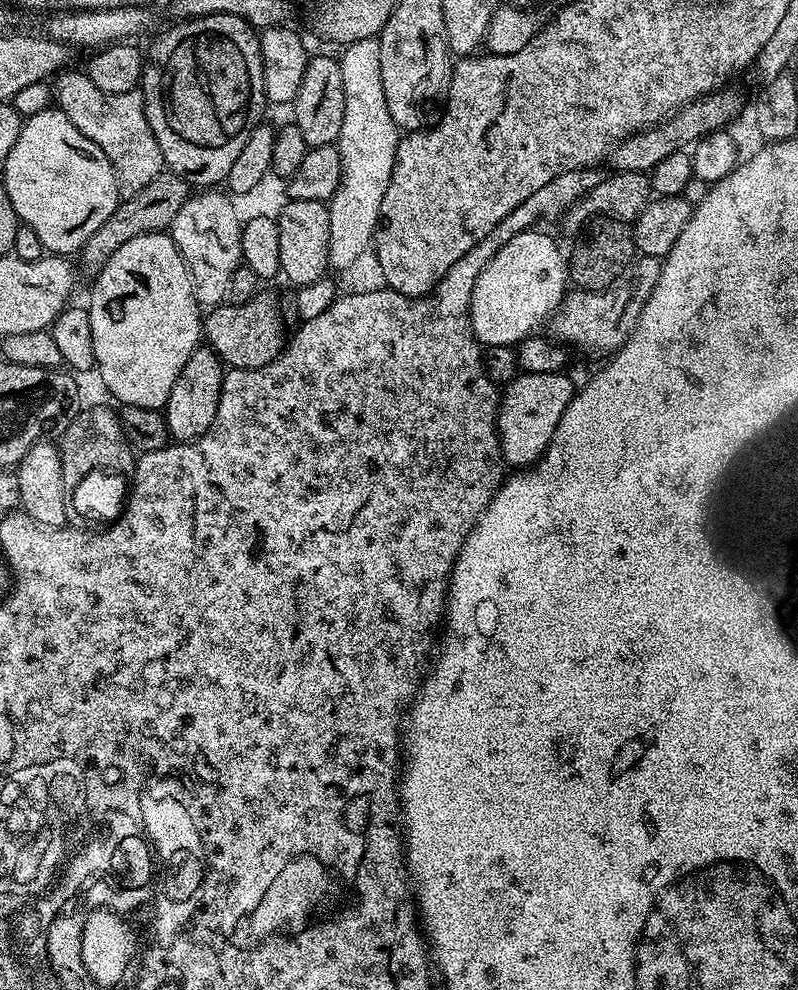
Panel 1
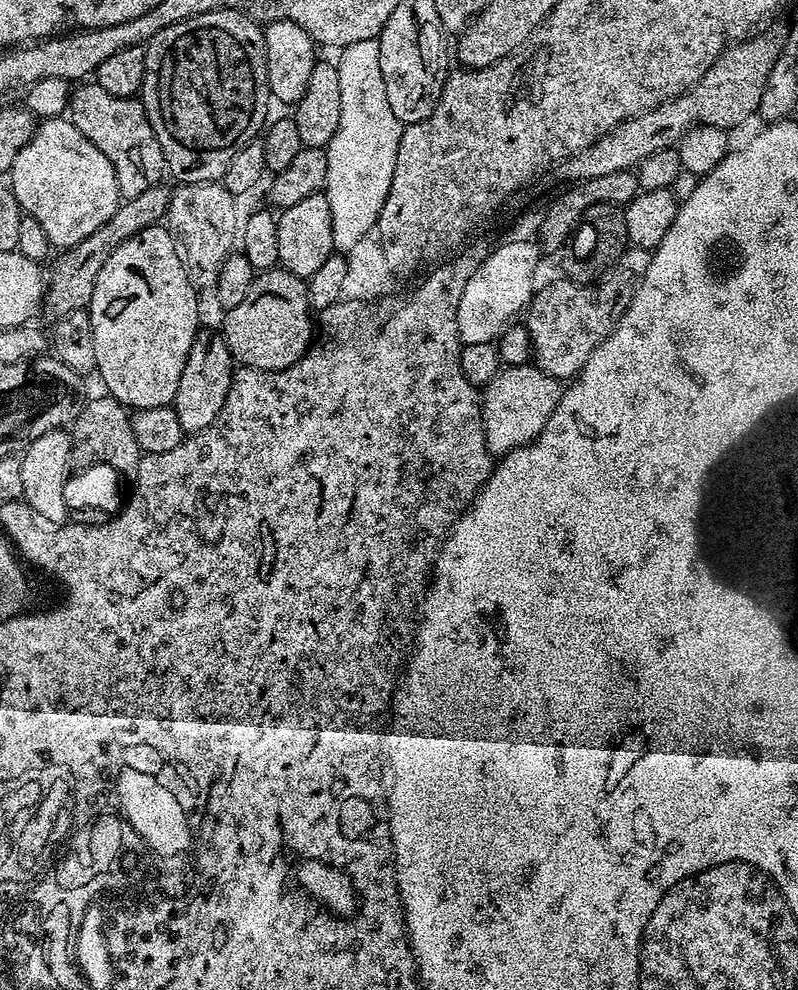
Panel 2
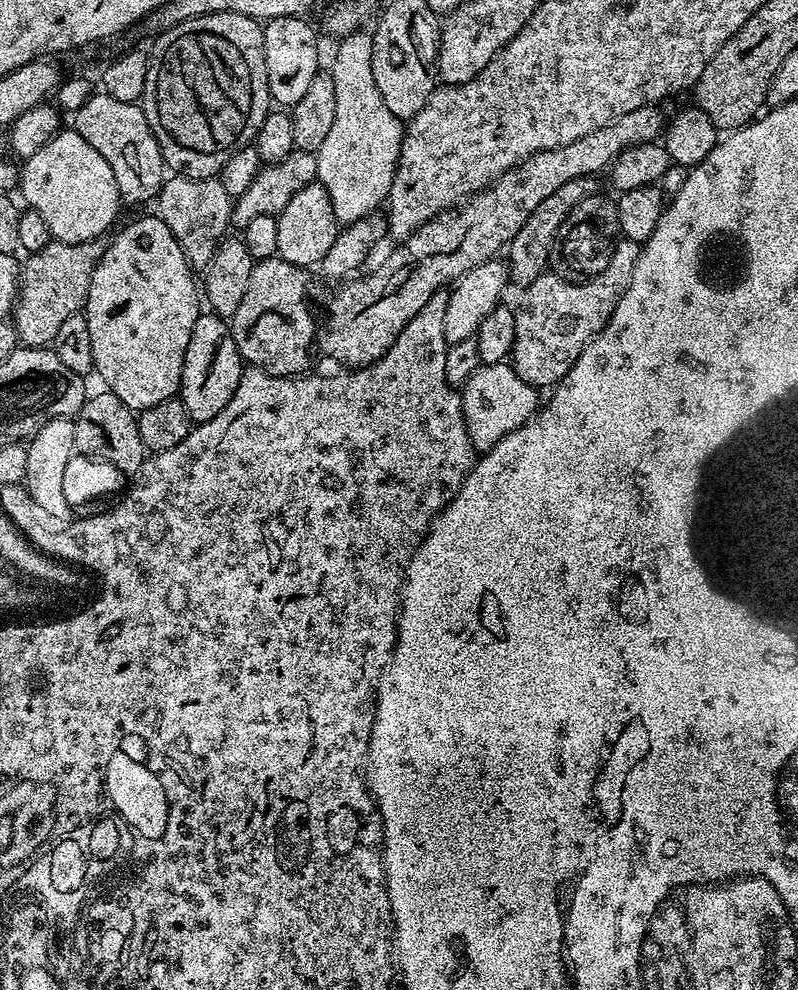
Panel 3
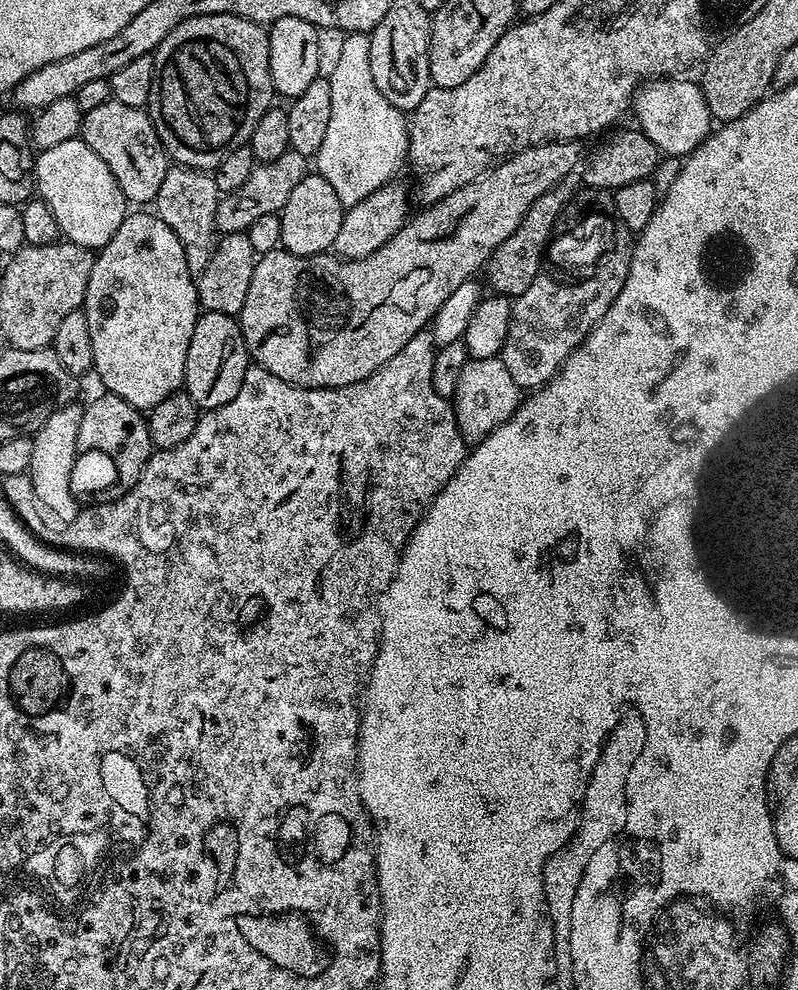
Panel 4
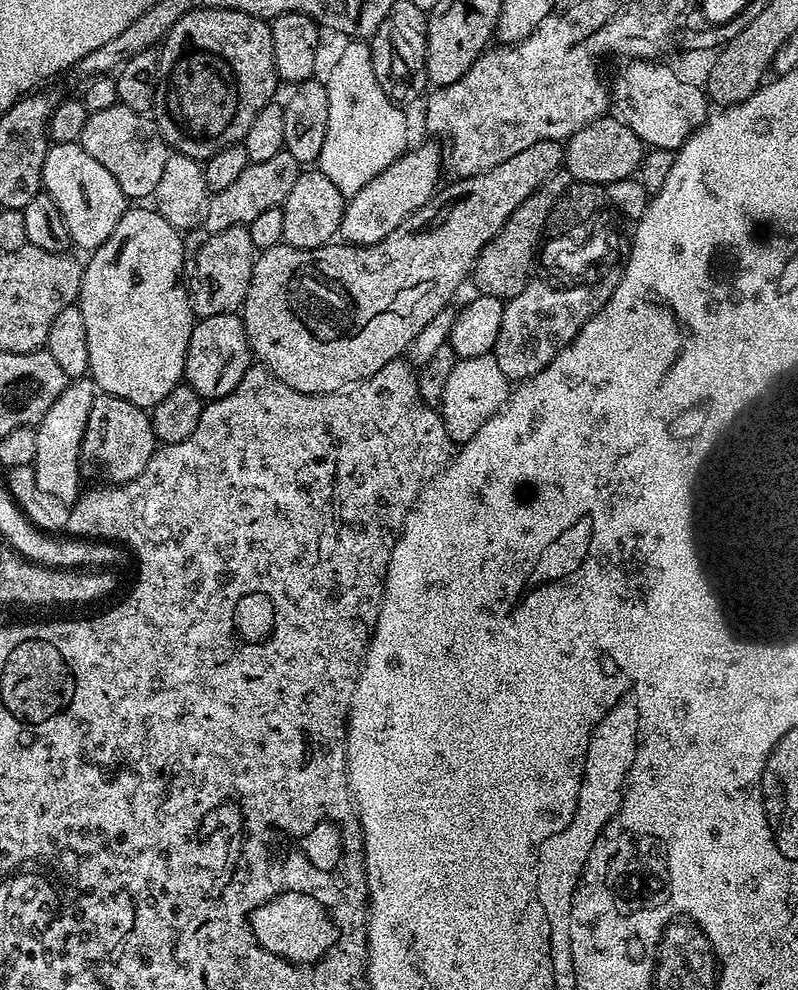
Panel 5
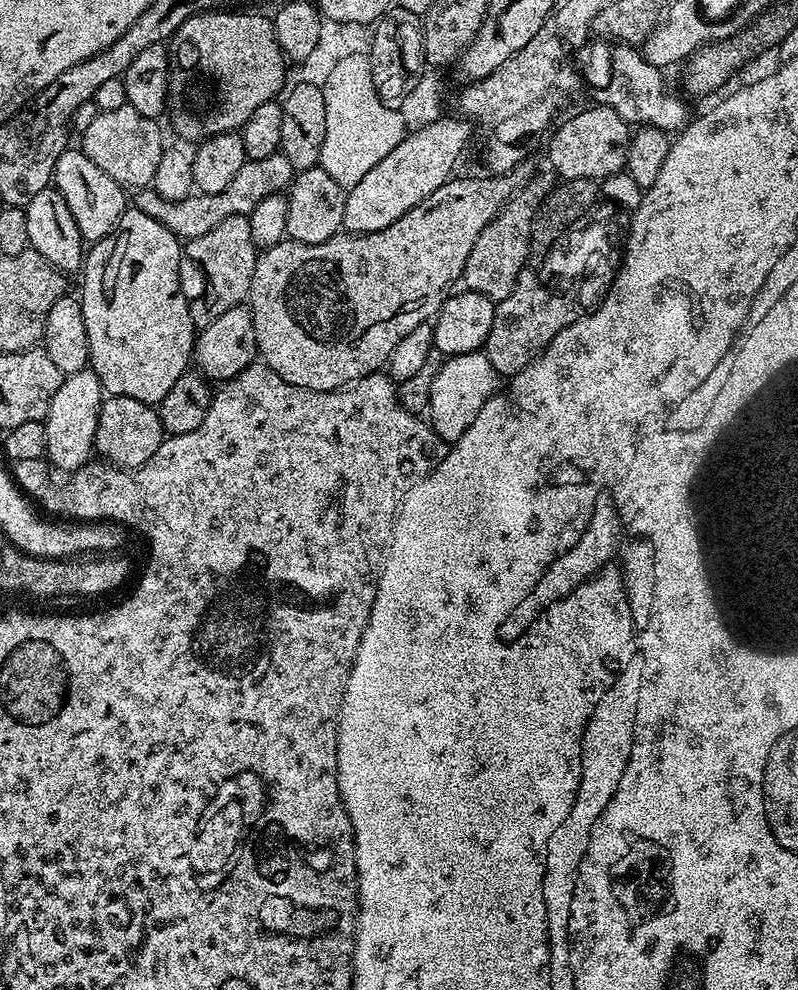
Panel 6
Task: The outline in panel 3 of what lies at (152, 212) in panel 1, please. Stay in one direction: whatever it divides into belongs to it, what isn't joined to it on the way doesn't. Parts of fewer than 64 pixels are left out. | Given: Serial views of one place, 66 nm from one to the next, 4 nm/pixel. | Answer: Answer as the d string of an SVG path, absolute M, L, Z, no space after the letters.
M103 239L87 240L67 244L61 240L53 240L41 252L31 253L28 261L23 261L20 269L20 287L16 293L16 303L10 313L10 323L16 330L16 339L21 345L29 348L42 348L51 345L54 334L62 327L66 318L83 313L88 302L88 291L94 270L102 258L106 247Z

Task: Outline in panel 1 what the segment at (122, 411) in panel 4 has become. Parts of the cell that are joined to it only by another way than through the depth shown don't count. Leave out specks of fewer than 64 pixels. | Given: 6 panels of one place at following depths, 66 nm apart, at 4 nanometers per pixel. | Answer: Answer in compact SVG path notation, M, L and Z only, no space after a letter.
M88 408L80 412L68 424L64 437L58 440L62 458L62 478L64 487L73 490L84 476L92 471L128 474L134 468L134 449L128 443L120 425L119 415L108 408Z

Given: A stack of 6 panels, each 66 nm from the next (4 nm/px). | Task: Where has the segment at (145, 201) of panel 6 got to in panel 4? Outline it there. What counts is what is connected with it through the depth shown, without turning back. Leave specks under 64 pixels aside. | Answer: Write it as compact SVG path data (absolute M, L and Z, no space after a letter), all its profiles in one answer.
M291 150L282 154L282 158L274 158L274 162L257 163L250 178L246 178L238 190L227 193L221 199L216 211L216 232L247 232L251 224L258 222L258 218L266 218L266 214L279 214L286 206L286 198L290 198L294 186L298 186L298 182L302 182L309 172L310 164L306 157Z

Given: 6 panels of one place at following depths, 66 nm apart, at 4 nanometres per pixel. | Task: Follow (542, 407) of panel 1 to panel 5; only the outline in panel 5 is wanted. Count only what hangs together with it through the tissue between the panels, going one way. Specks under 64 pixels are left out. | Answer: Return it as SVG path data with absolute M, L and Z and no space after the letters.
M490 354L457 359L456 365L450 370L450 378L446 378L446 386L438 405L446 434L452 439L453 445L459 446L474 438L474 434L482 430L486 421L507 404L509 391L510 382L506 374L502 374L498 362Z

